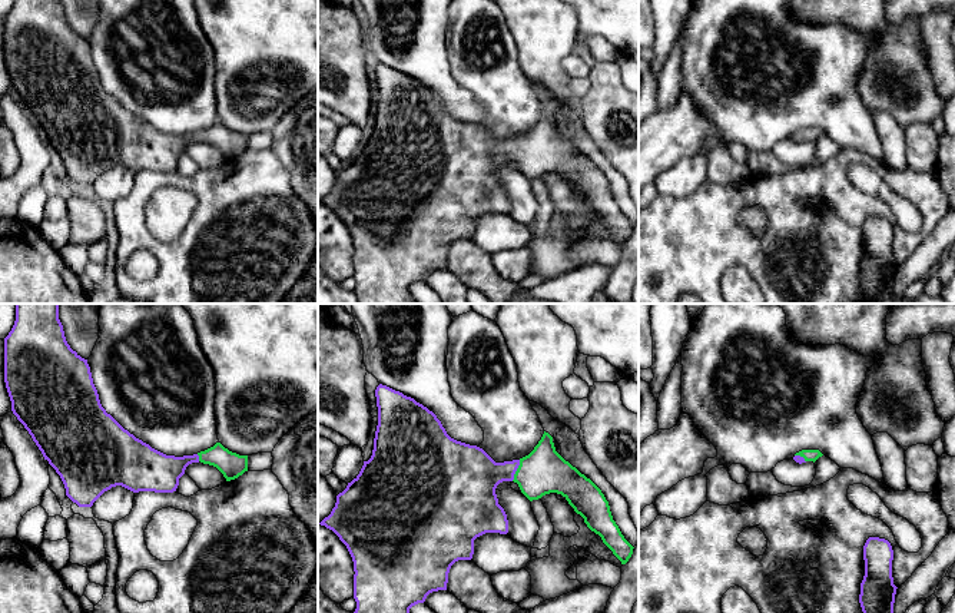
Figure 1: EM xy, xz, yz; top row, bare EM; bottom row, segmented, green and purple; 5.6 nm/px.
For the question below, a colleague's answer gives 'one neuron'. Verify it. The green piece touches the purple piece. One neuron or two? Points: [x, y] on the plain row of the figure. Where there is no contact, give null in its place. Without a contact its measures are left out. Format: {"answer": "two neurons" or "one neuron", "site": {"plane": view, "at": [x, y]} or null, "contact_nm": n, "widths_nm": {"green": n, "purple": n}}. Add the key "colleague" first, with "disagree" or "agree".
{"colleague": "agree", "answer": "one neuron", "site": {"plane": "xz", "at": [517, 149]}, "contact_nm": 130, "widths_nm": {"green": 260, "purple": 280}}

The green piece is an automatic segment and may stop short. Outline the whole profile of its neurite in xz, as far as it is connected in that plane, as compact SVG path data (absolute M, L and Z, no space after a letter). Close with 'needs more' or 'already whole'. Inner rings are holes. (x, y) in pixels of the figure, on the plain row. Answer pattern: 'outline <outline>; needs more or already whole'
outline M379 63L375 69L378 105L372 135L359 153L336 175L331 193L319 203L332 209L346 225L354 241L354 294L359 304L415 304L409 288L424 282L432 271L447 269L448 252L458 239L471 239L474 219L485 212L508 212L508 199L498 183L495 168L503 160L514 160L530 179L546 173L561 173L587 206L598 213L613 233L626 243L633 225L613 199L609 180L601 169L557 130L553 116L544 110L534 129L513 140L495 142L483 127L451 117L437 95L414 77Z; needs more

